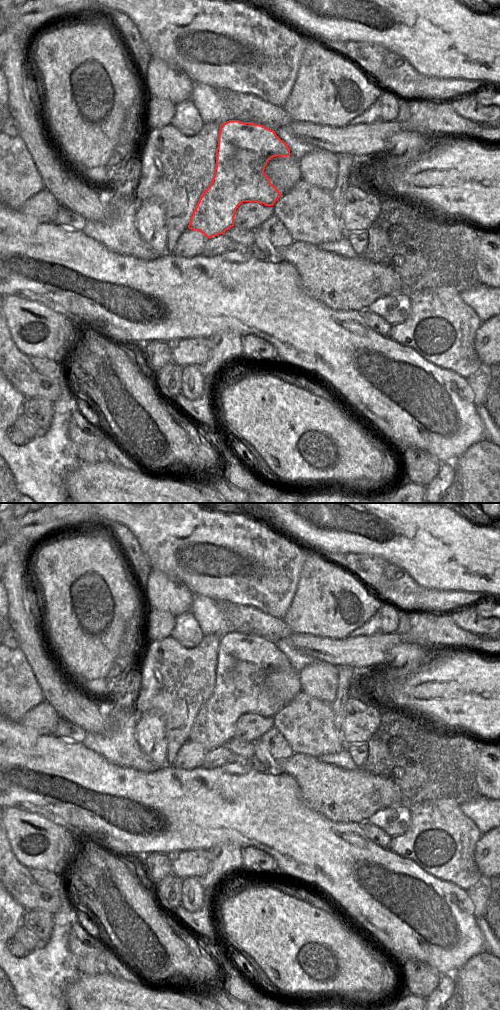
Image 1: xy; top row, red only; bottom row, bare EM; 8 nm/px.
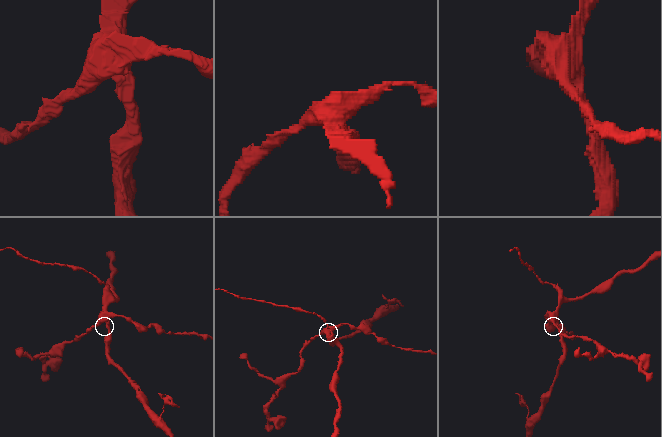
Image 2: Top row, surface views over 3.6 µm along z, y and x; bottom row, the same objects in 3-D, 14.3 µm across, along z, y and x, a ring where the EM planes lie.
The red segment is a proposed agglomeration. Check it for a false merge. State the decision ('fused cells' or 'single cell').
fused cells

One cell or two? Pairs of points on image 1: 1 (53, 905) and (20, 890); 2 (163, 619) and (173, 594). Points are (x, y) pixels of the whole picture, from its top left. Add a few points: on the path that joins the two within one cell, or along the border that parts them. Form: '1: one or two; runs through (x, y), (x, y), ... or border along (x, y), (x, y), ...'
1: one; runs through (45, 899), (33, 897), (28, 893)
2: two; border along (146, 607), (168, 611), (175, 616)

